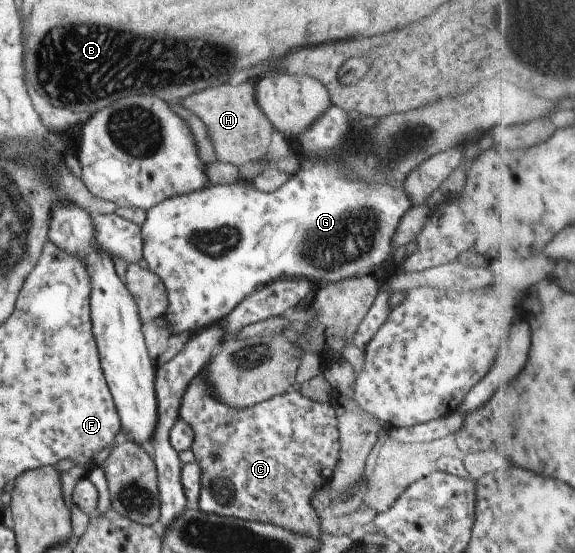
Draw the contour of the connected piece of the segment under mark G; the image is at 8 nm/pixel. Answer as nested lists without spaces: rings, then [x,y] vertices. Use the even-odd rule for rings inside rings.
[[[332,105],[326,113],[322,113],[302,135],[298,135],[298,145],[300,151],[304,153],[304,165],[287,181],[272,193],[264,193],[263,191],[256,191],[251,183],[246,181],[238,181],[230,185],[214,185],[208,184],[198,191],[192,191],[188,195],[178,195],[178,197],[171,197],[165,199],[154,205],[146,212],[146,219],[141,227],[142,241],[143,241],[143,257],[148,263],[148,269],[153,271],[164,284],[166,288],[166,297],[168,297],[168,307],[166,307],[166,315],[162,317],[167,323],[170,337],[179,335],[184,332],[189,332],[191,336],[193,333],[210,327],[214,323],[220,322],[224,319],[245,297],[257,289],[263,287],[279,278],[305,277],[310,279],[313,284],[328,284],[348,278],[362,277],[364,275],[371,275],[372,269],[376,269],[380,263],[384,263],[391,257],[392,251],[392,237],[398,231],[400,219],[404,217],[404,213],[412,207],[412,201],[408,199],[403,185],[392,185],[390,183],[366,183],[362,179],[354,179],[350,172],[347,172],[342,163],[342,155],[344,155],[344,141],[346,135],[350,135],[352,128],[352,120],[350,113],[344,109],[338,109]]]

